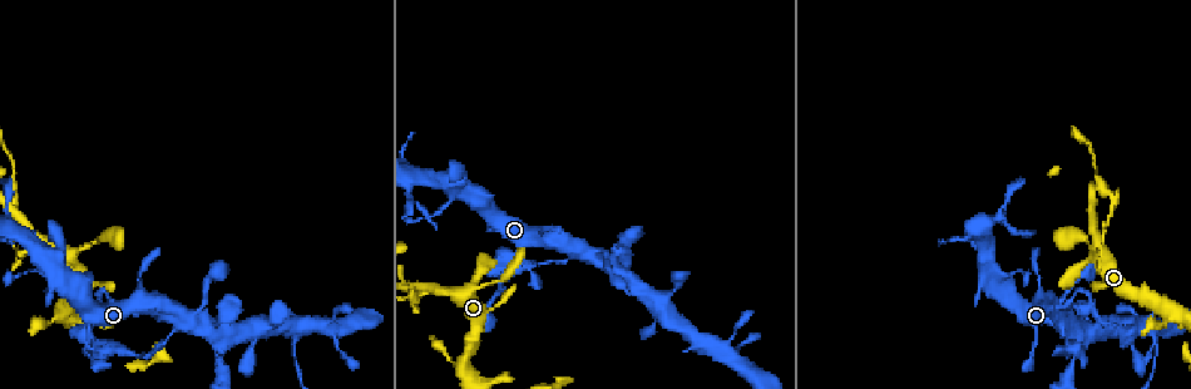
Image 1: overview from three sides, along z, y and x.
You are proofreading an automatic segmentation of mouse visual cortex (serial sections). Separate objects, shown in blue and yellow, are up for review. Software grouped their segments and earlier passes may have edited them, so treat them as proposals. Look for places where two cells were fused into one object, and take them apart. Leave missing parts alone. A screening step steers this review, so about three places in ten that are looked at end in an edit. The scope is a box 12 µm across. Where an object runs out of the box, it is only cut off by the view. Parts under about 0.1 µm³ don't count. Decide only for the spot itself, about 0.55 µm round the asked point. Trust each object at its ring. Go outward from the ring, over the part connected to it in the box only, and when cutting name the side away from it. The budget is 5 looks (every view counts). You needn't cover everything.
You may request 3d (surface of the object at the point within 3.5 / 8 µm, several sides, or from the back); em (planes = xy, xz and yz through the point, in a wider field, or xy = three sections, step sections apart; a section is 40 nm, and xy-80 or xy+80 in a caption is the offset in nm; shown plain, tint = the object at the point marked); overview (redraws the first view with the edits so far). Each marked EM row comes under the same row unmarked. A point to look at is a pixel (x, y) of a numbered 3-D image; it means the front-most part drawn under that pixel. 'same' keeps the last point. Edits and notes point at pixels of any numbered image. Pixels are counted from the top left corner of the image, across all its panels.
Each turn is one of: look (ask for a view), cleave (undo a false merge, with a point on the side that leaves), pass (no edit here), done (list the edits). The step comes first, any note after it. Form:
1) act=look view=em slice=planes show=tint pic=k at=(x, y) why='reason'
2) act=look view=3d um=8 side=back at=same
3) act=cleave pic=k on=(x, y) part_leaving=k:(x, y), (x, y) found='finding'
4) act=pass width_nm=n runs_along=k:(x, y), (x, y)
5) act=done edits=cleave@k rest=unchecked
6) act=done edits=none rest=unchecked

act=look view=3d um=8 pic=1 at=(1081, 292) why='abrupt turn'

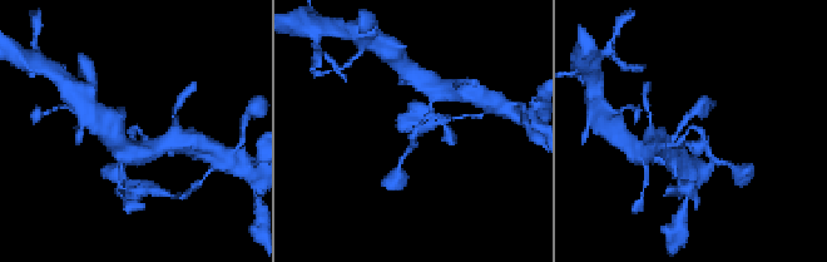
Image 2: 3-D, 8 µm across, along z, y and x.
act=look view=em slice=xy step=3 show=tint pic=2 at=(414, 133) arm_widths_nm=150,200 why='need the tissue'

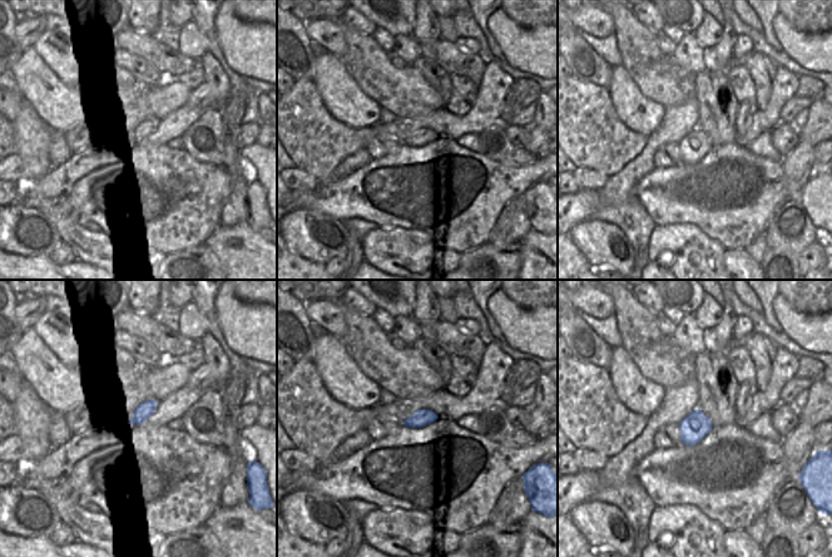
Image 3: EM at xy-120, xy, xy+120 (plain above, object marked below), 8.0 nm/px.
act=pass runs_along=2:(431, 107), (414, 130), (412, 147) found='all the same cell'

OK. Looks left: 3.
act=look view=3d um=8 pic=1 at=(1068, 340) why='calibre changes'

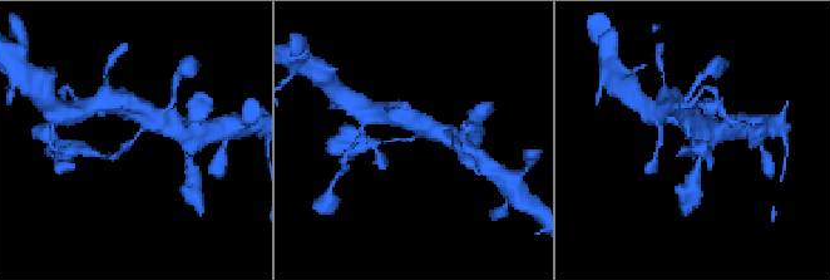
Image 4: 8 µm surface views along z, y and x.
act=look view=3d um=3.5 pic=4 at=(413, 139)

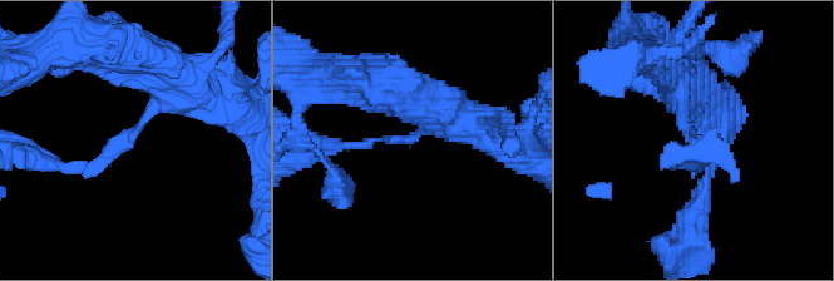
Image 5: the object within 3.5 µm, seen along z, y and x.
act=look view=em slice=xy step=2 show=tint pic=5 at=(414, 139) why='now the EM'

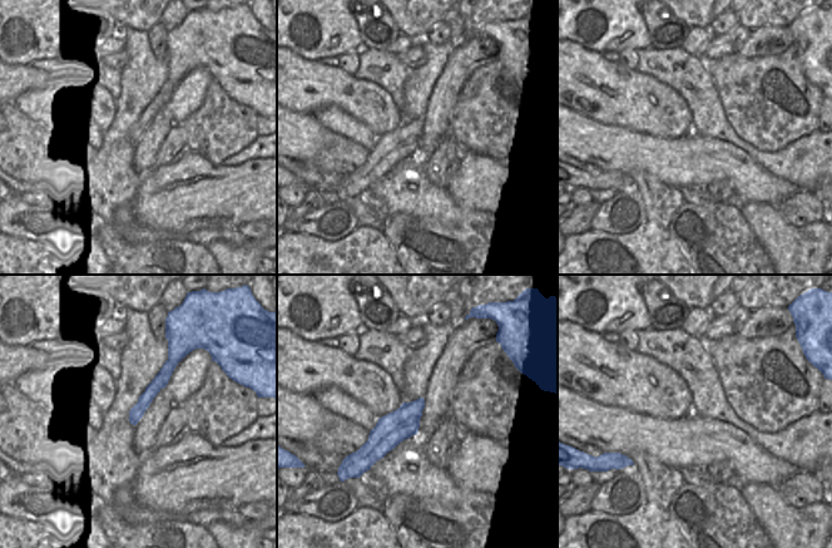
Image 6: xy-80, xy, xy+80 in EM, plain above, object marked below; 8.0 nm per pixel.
act=pass arm_widths_nm=100,400 runs_along=6:(171, 360), (164, 375), (133, 420) found='one cell here'

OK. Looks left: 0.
act=done edits=none rest=unchecked

